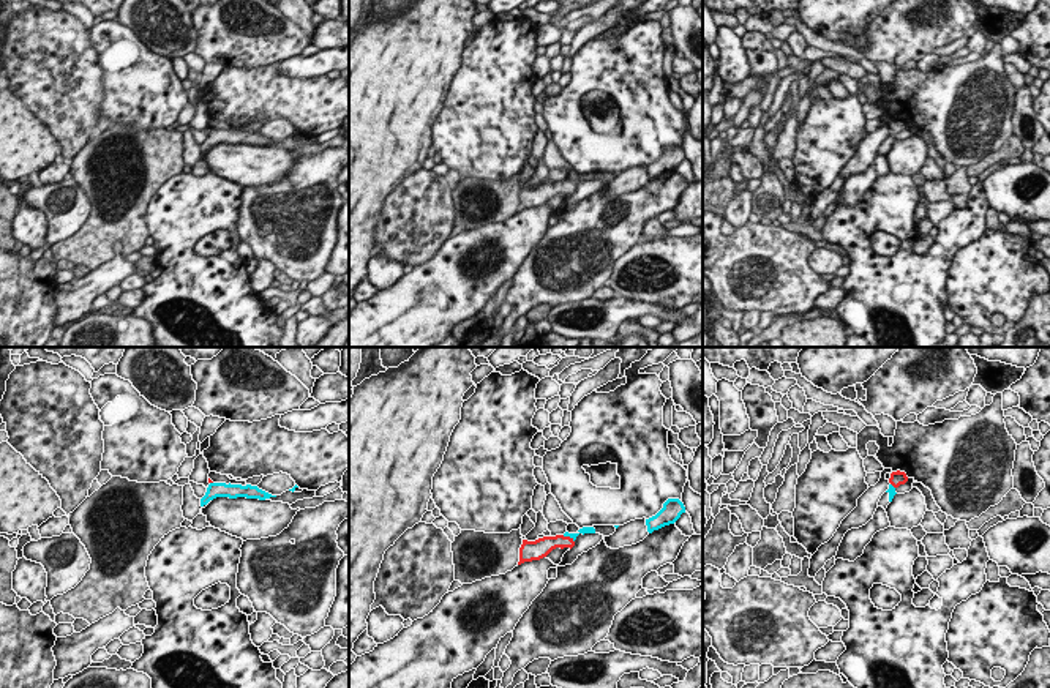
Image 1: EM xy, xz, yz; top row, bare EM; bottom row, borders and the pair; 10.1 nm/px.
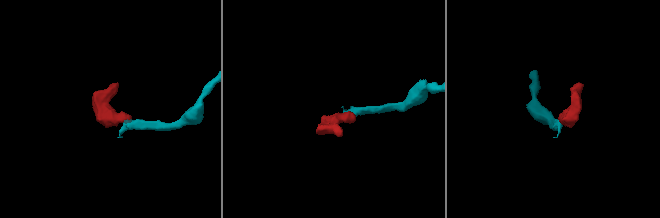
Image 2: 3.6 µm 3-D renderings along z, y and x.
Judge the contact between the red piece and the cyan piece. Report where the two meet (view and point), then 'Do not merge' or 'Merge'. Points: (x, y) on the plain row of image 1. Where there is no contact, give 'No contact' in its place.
Touches red at xz (569, 183). Merge

